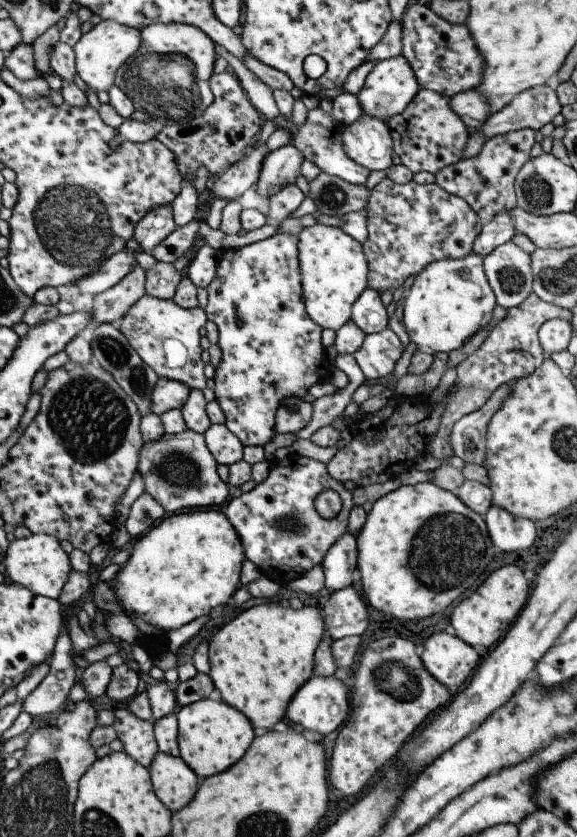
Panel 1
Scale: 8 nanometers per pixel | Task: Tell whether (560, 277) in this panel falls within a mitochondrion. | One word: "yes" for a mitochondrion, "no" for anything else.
yes

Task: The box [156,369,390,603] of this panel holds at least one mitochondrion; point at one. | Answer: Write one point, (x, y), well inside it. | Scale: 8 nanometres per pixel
(294, 523)

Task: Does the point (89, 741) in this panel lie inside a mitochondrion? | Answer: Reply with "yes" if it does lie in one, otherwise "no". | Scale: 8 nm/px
no

